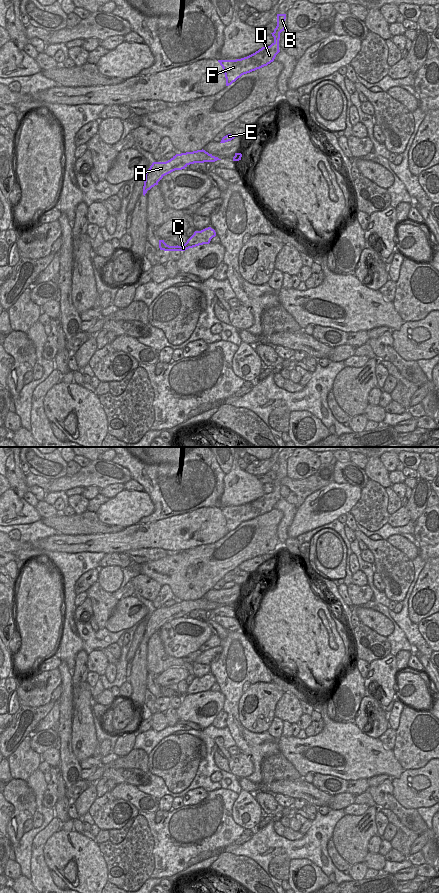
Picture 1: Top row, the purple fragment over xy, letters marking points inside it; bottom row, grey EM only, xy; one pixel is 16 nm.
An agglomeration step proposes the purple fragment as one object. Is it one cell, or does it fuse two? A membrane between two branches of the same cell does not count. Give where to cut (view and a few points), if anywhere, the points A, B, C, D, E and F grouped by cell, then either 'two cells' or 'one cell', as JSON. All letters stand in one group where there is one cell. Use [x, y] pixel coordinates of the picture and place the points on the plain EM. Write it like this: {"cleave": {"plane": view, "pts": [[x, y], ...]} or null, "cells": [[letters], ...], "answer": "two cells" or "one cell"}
{"cleave": {"plane": "xy", "pts": [[191, 609], [200, 608], [203, 610]]}, "cells": [["A", "E"], ["B", "C", "D", "F"]], "answer": "two cells"}

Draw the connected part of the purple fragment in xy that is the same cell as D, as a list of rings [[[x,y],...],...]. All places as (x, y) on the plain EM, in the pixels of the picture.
[[[277,462],[277,474],[274,480],[271,481],[274,485],[274,490],[267,495],[262,495],[255,501],[236,508],[218,508],[223,516],[226,534],[231,533],[242,523],[267,514],[274,509],[279,498],[280,481],[285,478],[286,462]]]

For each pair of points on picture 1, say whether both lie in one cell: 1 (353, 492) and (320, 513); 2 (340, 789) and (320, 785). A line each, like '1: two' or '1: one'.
1: one
2: one

